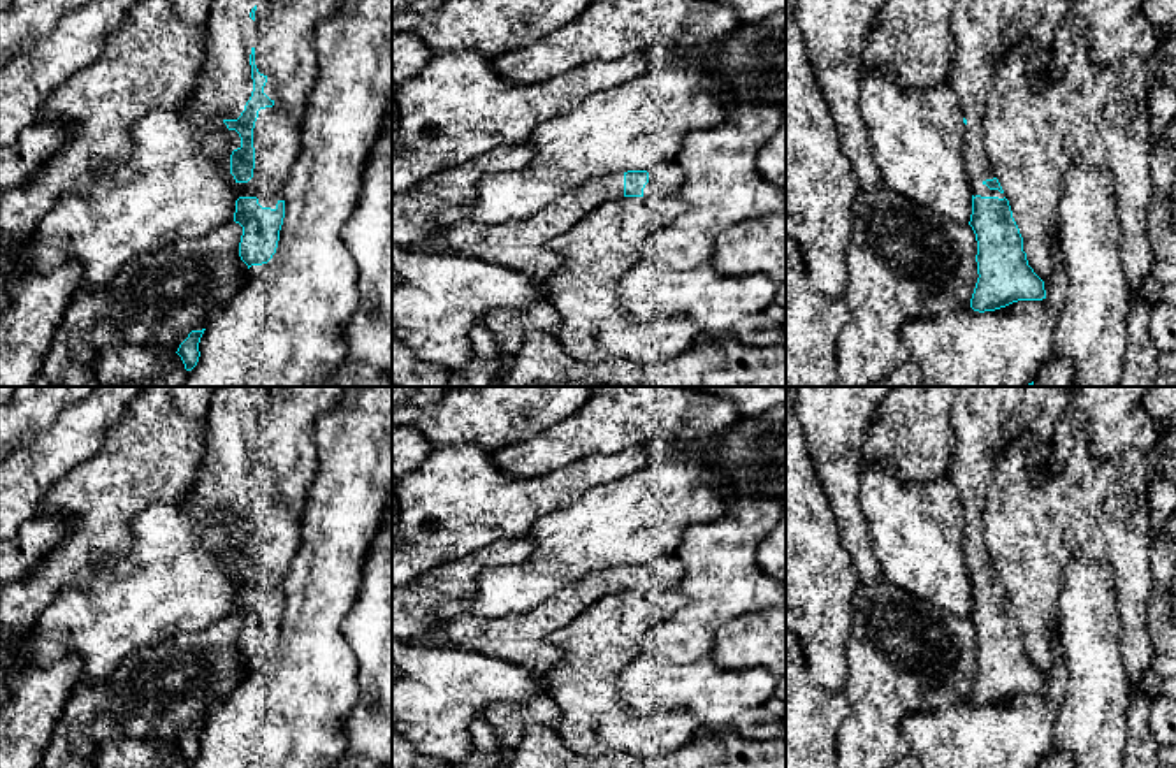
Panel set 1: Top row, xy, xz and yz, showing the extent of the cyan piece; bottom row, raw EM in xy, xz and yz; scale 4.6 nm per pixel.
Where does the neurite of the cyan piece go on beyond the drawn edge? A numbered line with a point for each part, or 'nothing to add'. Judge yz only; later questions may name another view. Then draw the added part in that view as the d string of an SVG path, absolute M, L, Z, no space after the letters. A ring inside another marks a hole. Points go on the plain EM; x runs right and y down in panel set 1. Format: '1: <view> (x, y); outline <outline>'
1: yz (985, 420); outline M960 387L956 392L951 408L951 427L956 445L949 466L949 480L955 483L967 513L963 527L963 554L974 590L1005 590L998 583L990 583L984 578L986 573L995 571L995 566L991 564L981 536L984 494L991 483L995 460L1007 445L1027 436L1027 466L1037 469L1046 464L1051 457L1055 424L1069 406L1074 388L1076 387Z

